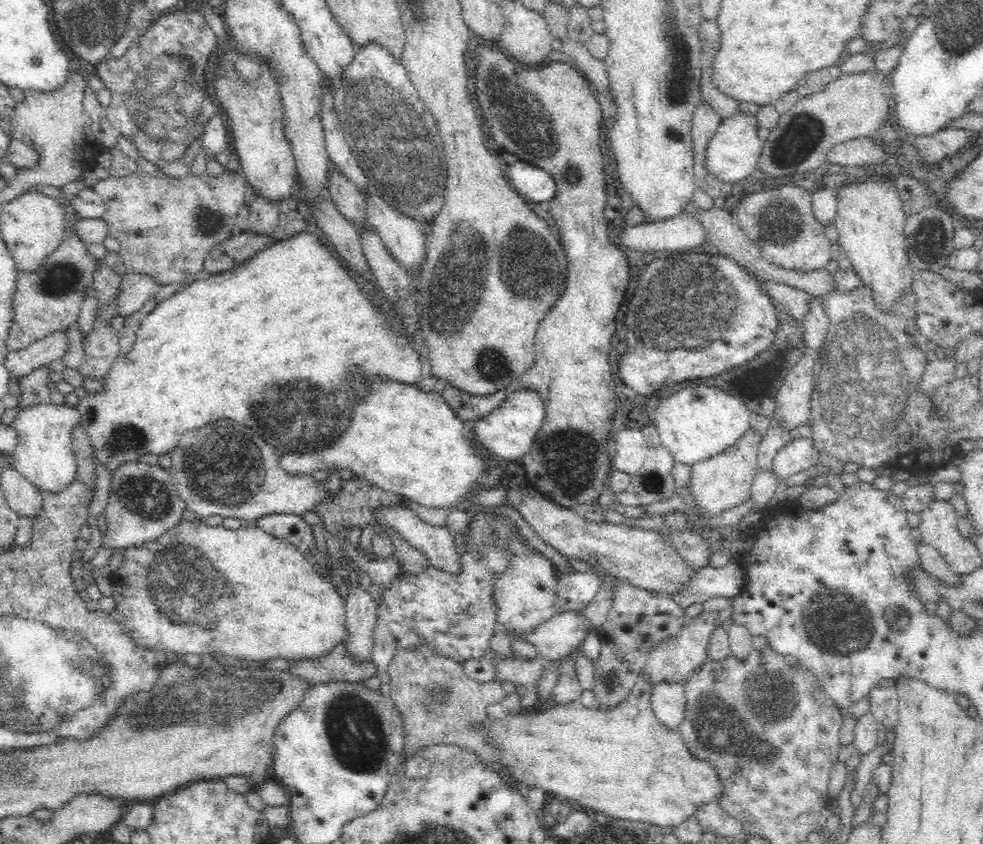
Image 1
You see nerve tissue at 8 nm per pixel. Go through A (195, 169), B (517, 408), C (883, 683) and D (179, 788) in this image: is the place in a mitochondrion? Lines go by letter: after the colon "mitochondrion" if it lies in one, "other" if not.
A: other
B: other
C: other
D: other

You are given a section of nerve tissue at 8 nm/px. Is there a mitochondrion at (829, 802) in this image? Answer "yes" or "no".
no

